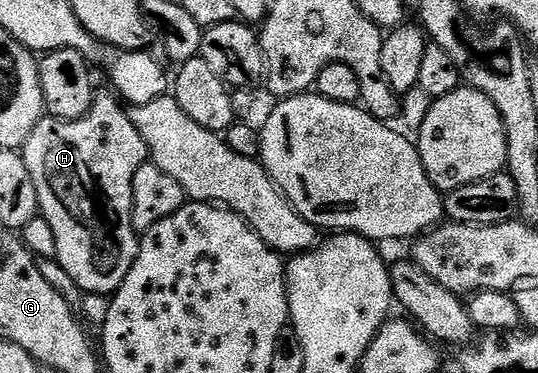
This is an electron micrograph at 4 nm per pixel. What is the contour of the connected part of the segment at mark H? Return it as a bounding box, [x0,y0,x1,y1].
[22,95,150,296]

